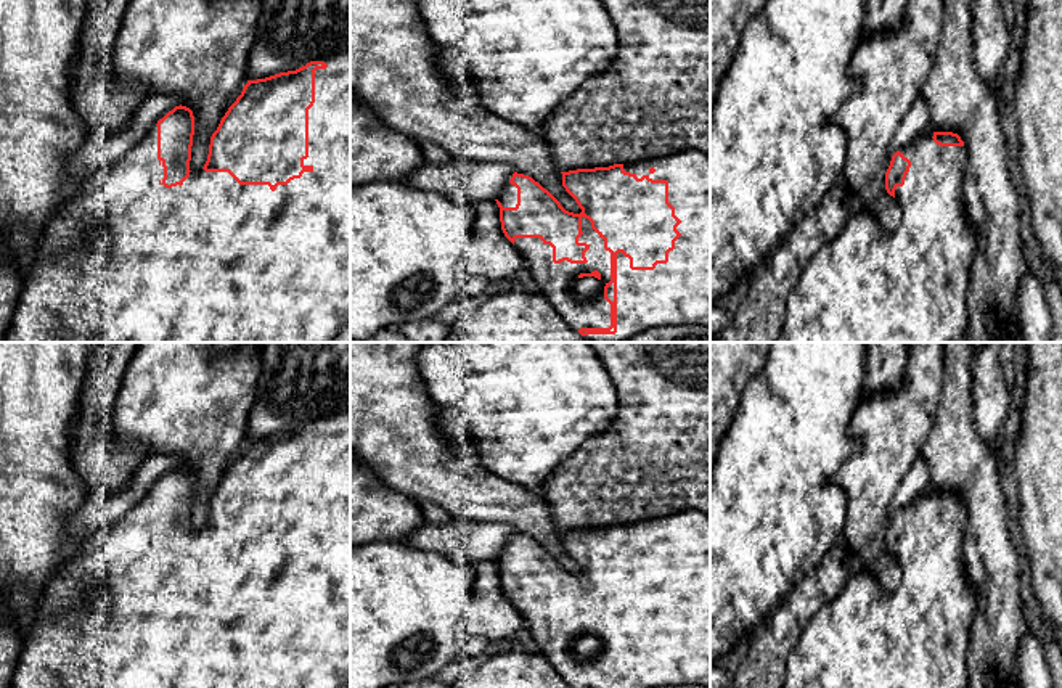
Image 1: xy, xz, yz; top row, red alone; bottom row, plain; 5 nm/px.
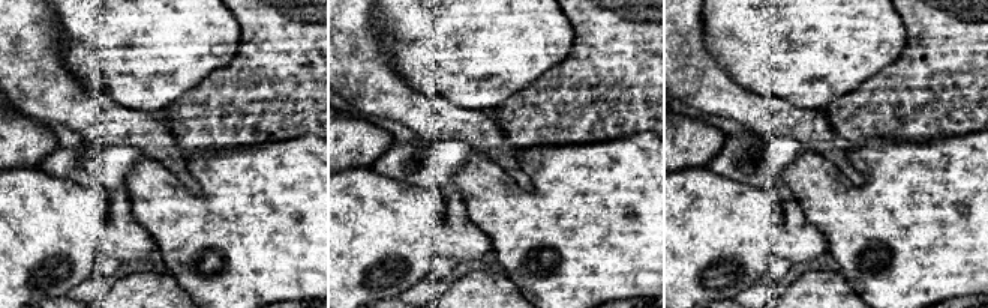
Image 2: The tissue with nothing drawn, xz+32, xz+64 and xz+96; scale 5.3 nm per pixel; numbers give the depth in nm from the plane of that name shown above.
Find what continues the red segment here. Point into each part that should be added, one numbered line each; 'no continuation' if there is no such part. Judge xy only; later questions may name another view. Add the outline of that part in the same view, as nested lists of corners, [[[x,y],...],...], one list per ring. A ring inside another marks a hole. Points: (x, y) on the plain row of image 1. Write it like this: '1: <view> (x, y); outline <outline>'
1: xy (124, 611); outline [[[350,405],[317,421],[326,423],[328,428],[315,431],[315,463],[308,469],[308,518],[304,519],[304,526],[312,526],[312,532],[304,532],[300,539],[294,539],[288,545],[278,545],[272,551],[268,545],[239,545],[228,532],[206,532],[201,529],[190,532],[182,547],[165,548],[162,545],[162,521],[157,519],[157,485],[154,485],[114,527],[80,540],[72,558],[48,582],[39,616],[24,637],[24,649],[10,688],[342,688],[347,685],[350,682]]]

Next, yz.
1: yz (916, 635); outline [[[929,489],[919,500],[901,508],[911,521],[905,545],[895,559],[901,575],[895,590],[884,590],[868,572],[852,572],[842,592],[826,603],[805,625],[800,640],[786,659],[782,688],[967,688],[967,653],[977,593],[964,569],[962,532],[966,506],[940,506]]]

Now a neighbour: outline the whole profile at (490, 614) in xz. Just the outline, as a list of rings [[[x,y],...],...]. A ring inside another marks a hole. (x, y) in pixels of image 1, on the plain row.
[[[495,559],[472,564],[472,601],[464,616],[469,635],[492,640],[508,640],[525,629],[517,608],[504,596],[500,582],[500,567]]]

